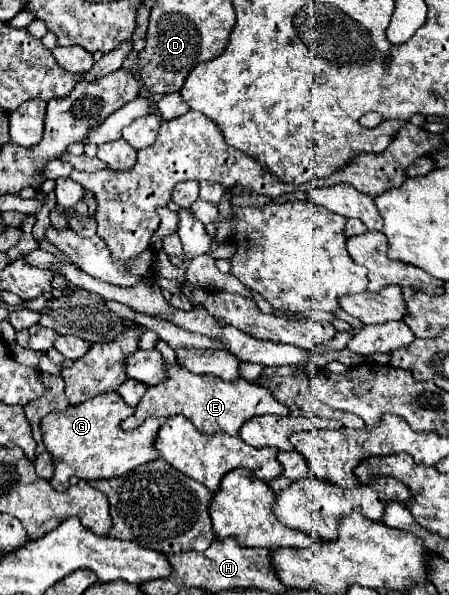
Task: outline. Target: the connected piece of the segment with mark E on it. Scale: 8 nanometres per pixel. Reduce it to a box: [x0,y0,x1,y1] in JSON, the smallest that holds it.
[121,340,289,435]

